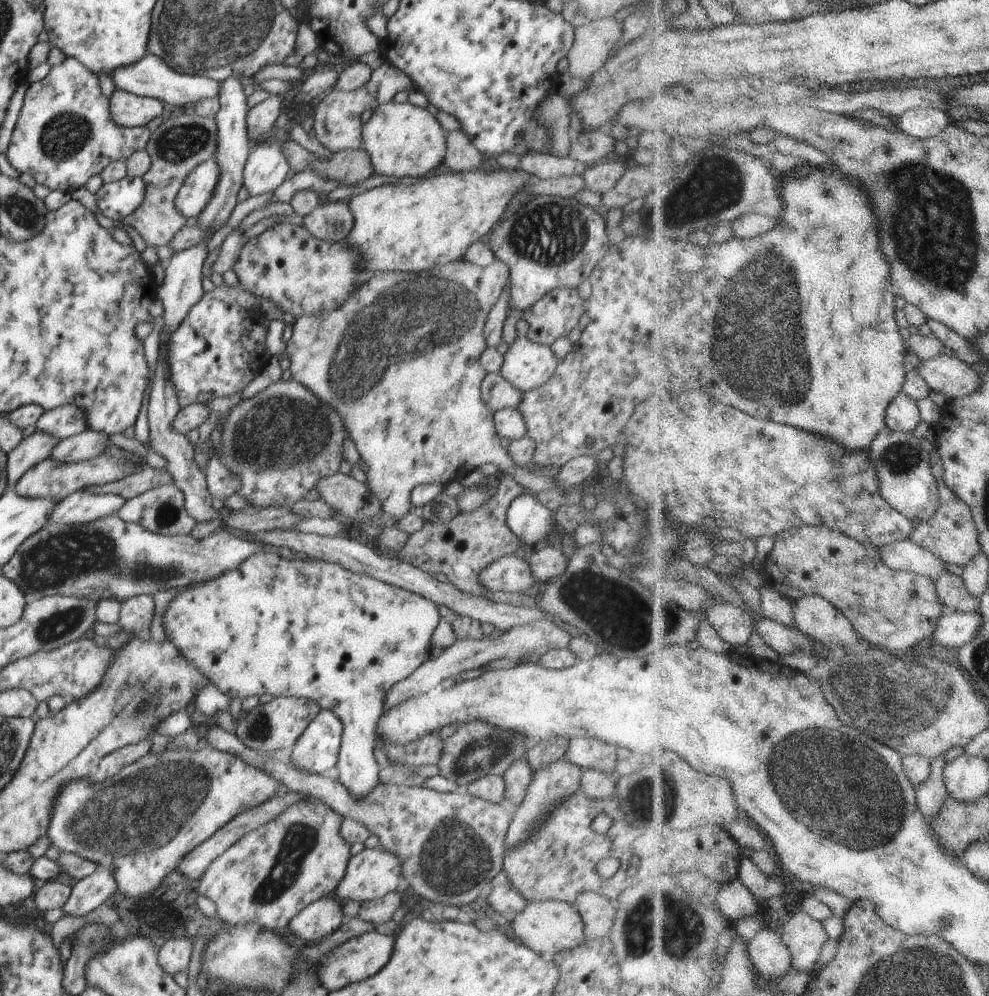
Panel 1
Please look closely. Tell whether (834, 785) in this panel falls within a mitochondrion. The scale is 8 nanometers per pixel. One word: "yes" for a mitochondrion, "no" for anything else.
yes

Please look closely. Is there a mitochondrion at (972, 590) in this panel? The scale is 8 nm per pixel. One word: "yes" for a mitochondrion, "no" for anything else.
no

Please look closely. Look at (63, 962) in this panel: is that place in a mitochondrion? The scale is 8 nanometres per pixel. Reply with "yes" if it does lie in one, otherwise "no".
no

